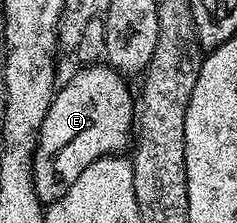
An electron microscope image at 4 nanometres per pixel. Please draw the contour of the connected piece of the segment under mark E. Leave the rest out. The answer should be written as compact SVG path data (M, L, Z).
M93 62L87 66L77 67L77 72L68 81L57 87L56 94L52 98L52 105L46 114L46 118L40 127L36 153L32 163L34 174L34 190L38 194L41 204L47 206L53 204L70 186L74 186L78 174L103 156L120 154L124 147L131 145L134 140L134 92L128 89L128 84L123 75L115 68L104 62Z

